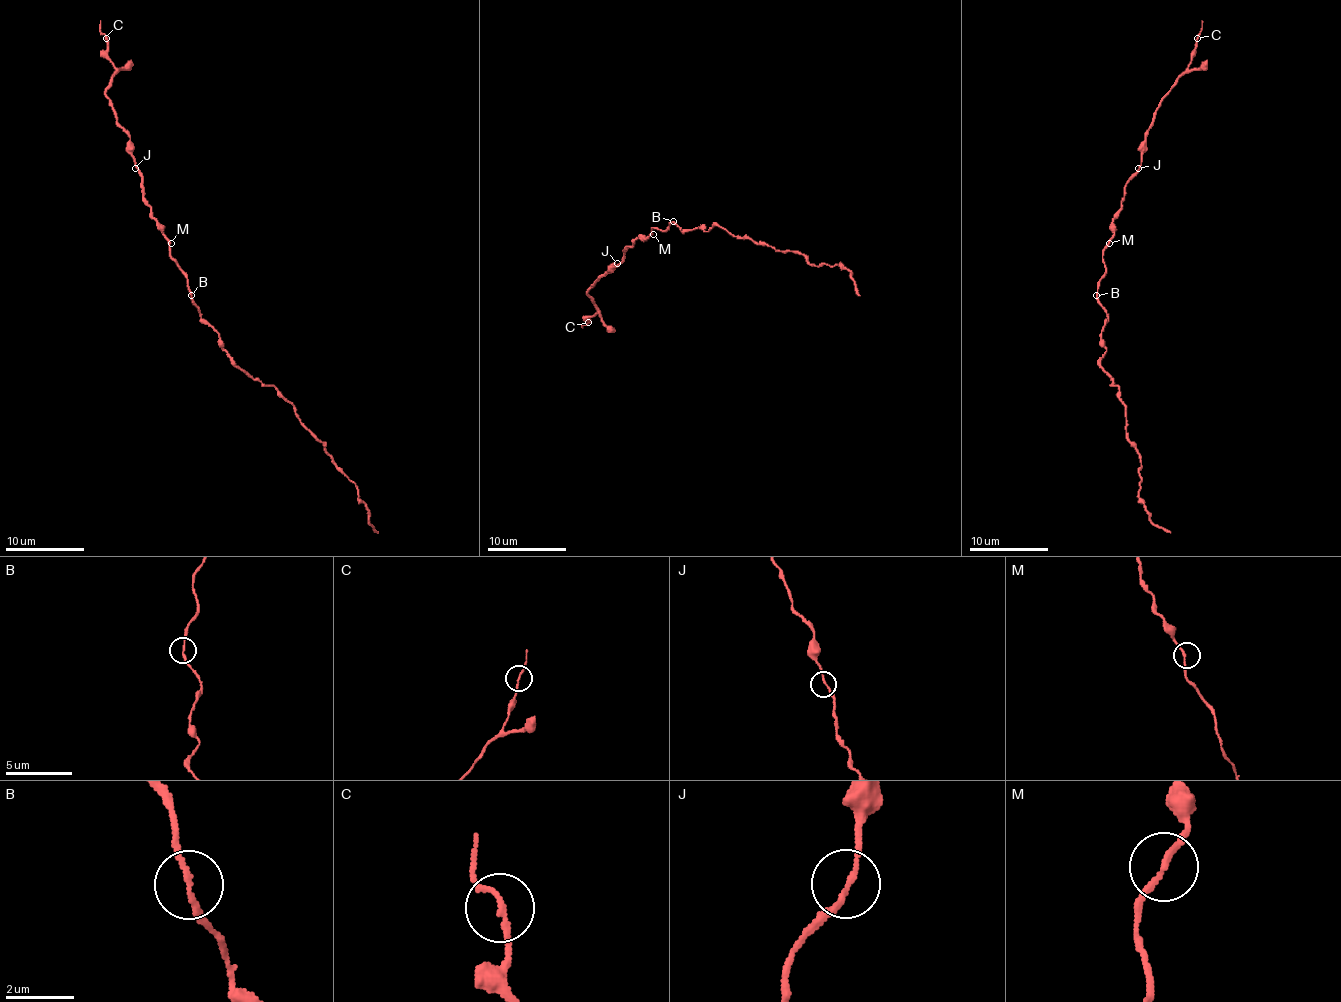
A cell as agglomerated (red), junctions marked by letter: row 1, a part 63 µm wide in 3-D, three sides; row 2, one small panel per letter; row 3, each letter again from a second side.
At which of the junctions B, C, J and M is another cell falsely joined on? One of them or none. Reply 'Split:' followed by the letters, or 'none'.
Split: none

